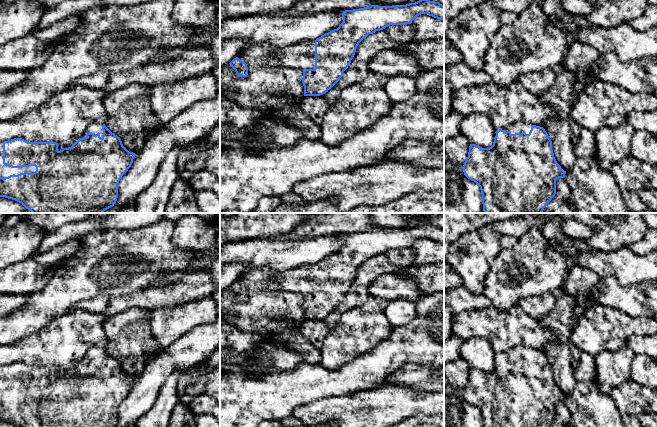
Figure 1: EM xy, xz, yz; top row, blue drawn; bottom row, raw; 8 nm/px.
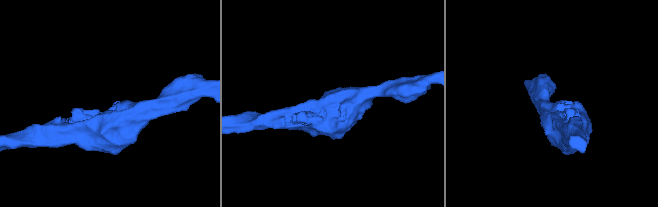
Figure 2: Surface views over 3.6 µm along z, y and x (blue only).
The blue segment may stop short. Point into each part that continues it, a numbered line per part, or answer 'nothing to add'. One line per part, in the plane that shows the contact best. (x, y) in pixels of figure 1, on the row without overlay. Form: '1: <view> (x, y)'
1: xy (93, 351)
2: xy (5, 395)

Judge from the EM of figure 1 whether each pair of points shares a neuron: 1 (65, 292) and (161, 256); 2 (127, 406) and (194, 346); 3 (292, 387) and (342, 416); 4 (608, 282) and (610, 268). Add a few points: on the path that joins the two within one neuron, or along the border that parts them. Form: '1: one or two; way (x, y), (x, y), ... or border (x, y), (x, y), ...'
1: one; way (87, 267), (102, 252), (136, 252)
2: one; way (144, 389), (177, 357)
3: two; border (339, 395), (300, 404), (294, 410)
4: two; border (602, 278), (613, 276), (620, 284), (631, 285)

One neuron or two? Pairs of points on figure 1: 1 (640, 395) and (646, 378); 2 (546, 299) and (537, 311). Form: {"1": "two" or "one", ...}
{"1": "two", "2": "one"}

